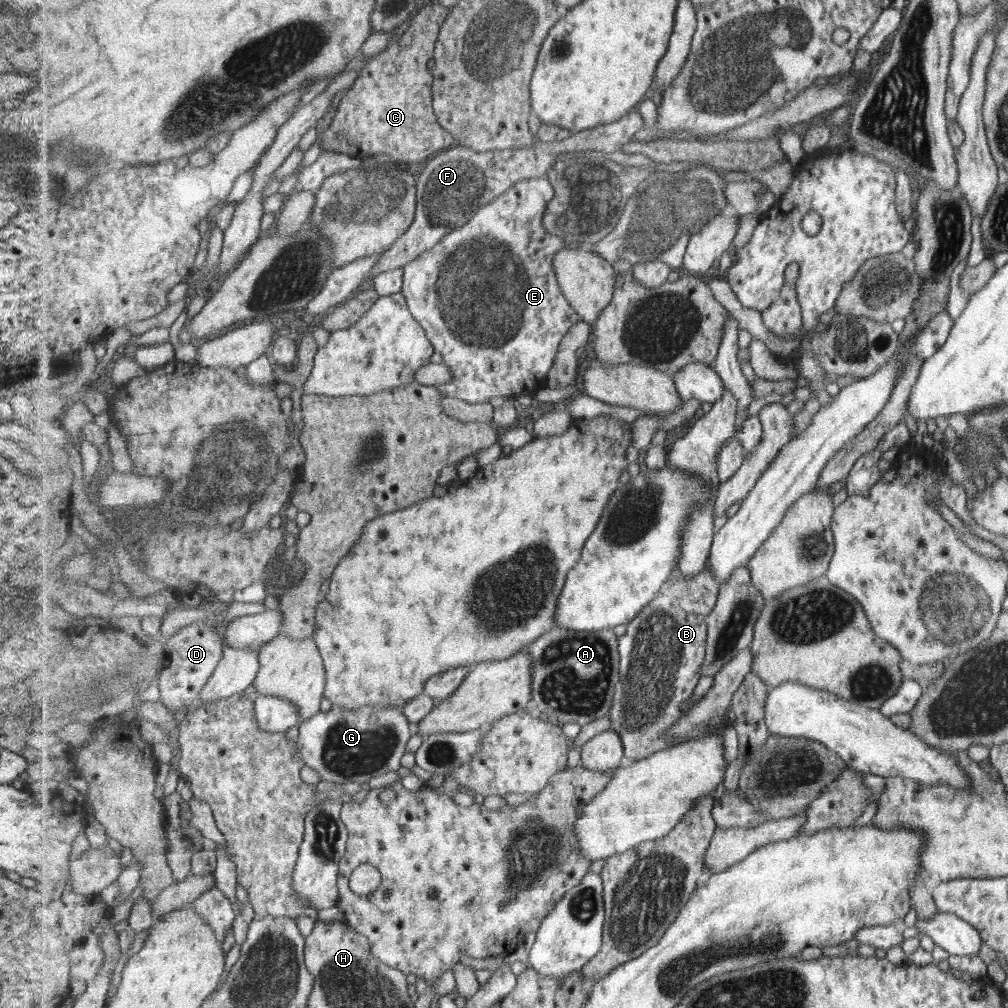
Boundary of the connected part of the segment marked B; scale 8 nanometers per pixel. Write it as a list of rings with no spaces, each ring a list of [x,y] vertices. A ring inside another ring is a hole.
[[[709,564],[693,578],[679,577],[677,581],[667,582],[657,598],[627,624],[626,633],[619,637],[622,679],[608,716],[611,721],[609,729],[619,734],[626,748],[626,762],[644,760],[721,728],[723,718],[715,716],[714,720],[694,728],[692,732],[665,736],[697,704],[695,690],[703,676],[701,668],[707,652],[707,617],[717,605],[720,585]],[[685,702],[691,706],[683,708]]]

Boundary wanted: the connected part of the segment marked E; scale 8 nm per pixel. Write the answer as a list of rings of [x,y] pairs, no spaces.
[[[546,177],[523,179],[503,193],[503,196],[499,196],[499,200],[488,204],[487,208],[482,208],[473,218],[466,220],[455,232],[448,233],[448,236],[437,247],[427,250],[418,259],[404,267],[402,293],[406,296],[406,304],[410,306],[411,315],[426,329],[435,351],[440,352],[443,362],[451,370],[452,380],[438,387],[443,398],[461,398],[461,400],[467,400],[469,404],[481,404],[487,403],[489,398],[495,398],[495,396],[517,395],[524,401],[535,392],[547,387],[549,370],[555,366],[563,338],[569,334],[571,327],[575,327],[582,320],[562,292],[555,271],[556,255],[563,248],[561,238],[549,234],[543,226],[543,212],[547,204],[554,199],[554,194],[554,185],[549,183]]]

